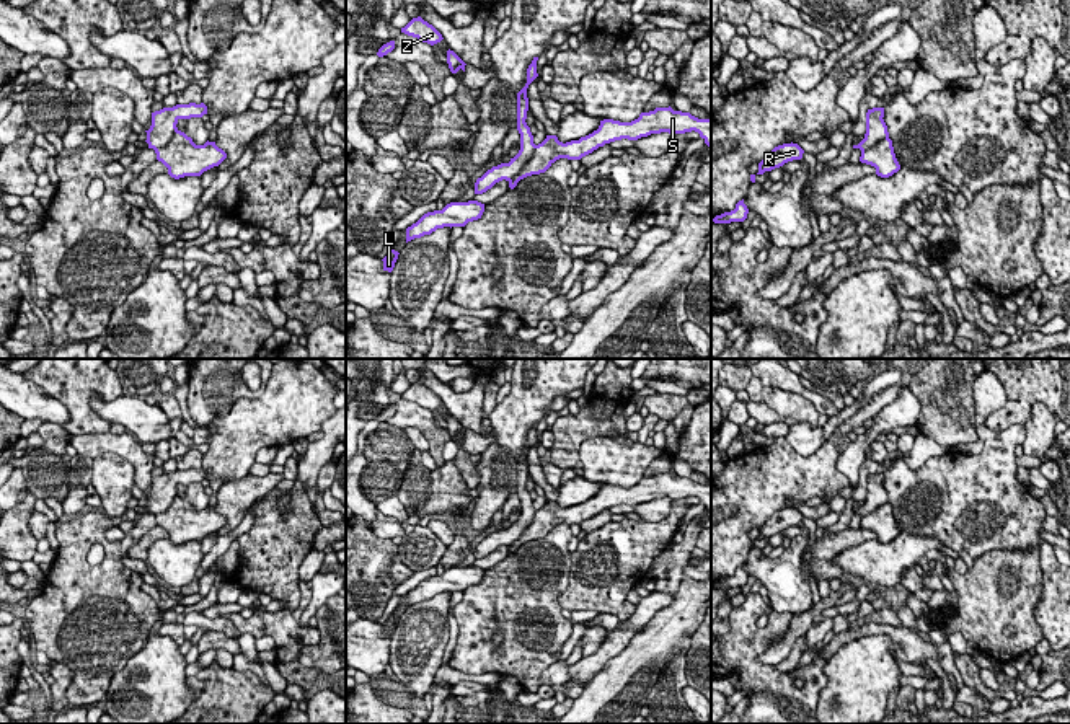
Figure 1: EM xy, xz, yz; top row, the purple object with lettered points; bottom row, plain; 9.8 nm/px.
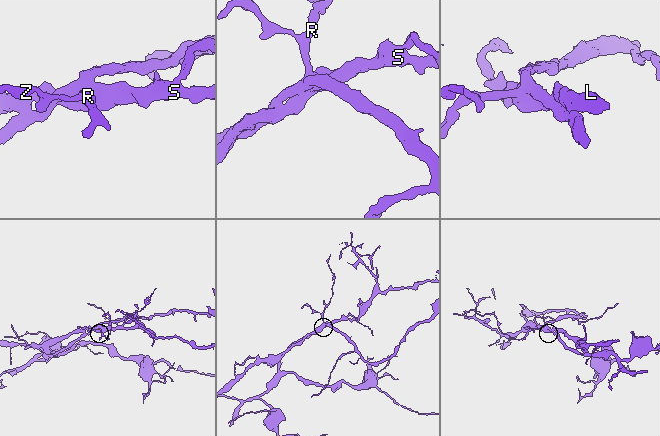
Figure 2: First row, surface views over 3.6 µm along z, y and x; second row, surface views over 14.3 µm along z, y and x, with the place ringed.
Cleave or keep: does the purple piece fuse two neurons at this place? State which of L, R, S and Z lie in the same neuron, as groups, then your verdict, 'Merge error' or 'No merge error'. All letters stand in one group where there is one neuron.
Groups: L S / R Z. Merge error

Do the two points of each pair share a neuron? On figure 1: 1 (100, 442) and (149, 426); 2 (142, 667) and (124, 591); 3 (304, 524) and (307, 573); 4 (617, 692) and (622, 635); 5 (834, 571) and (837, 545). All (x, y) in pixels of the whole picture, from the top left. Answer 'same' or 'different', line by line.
1: different
2: different
3: different
4: different
5: same

